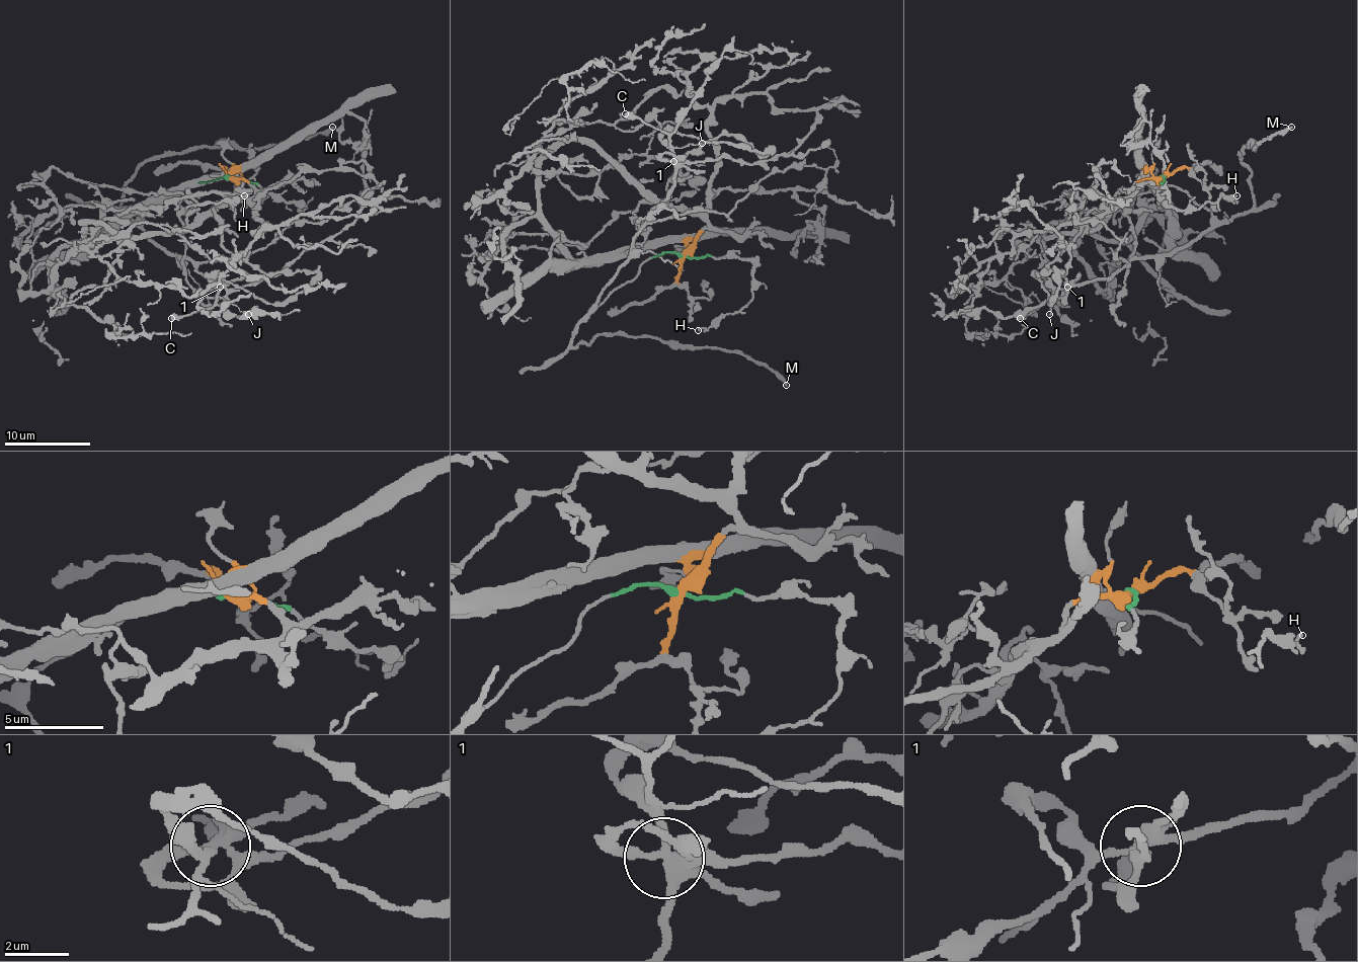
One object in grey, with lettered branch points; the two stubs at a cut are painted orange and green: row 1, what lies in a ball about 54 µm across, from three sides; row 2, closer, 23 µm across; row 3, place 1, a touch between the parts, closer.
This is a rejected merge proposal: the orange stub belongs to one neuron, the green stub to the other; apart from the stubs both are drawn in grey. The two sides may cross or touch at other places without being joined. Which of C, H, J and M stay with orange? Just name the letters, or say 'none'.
none

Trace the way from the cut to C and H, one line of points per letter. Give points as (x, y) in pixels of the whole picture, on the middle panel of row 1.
C: (683, 255), (652, 255), (639, 272), (595, 305), (631, 251), (633, 236), (673, 184), (669, 137), (624, 112)
H: (683, 255), (747, 259), (751, 266), (751, 299), (698, 331)

